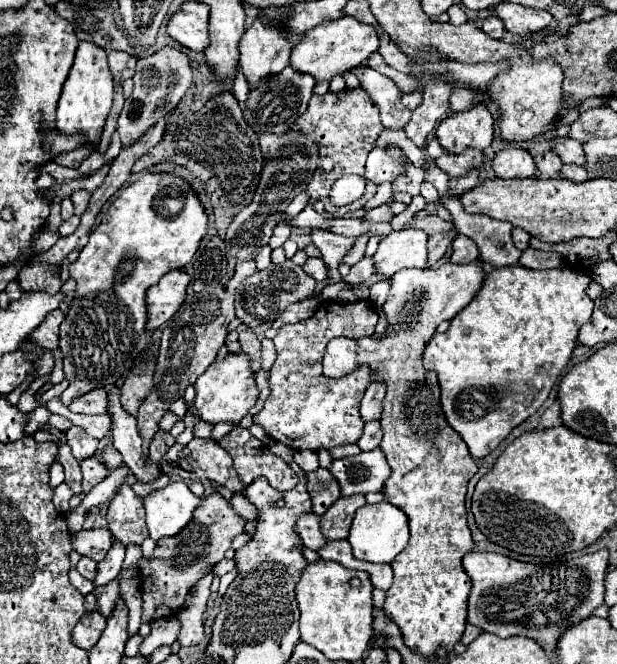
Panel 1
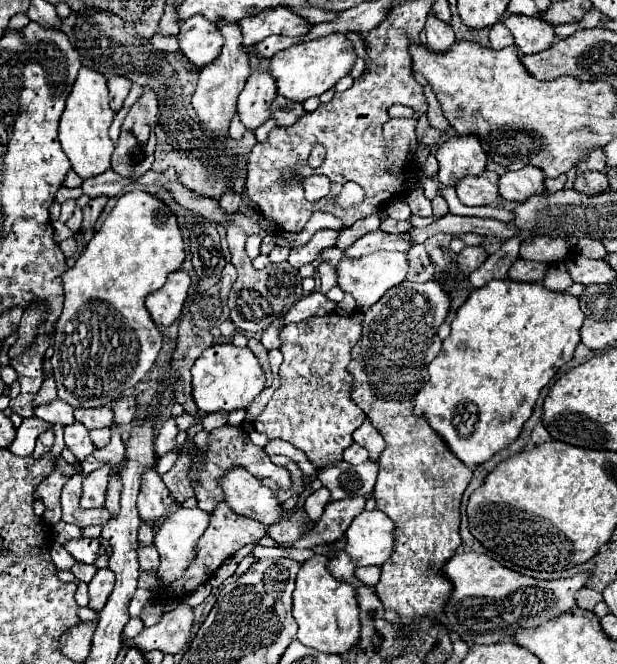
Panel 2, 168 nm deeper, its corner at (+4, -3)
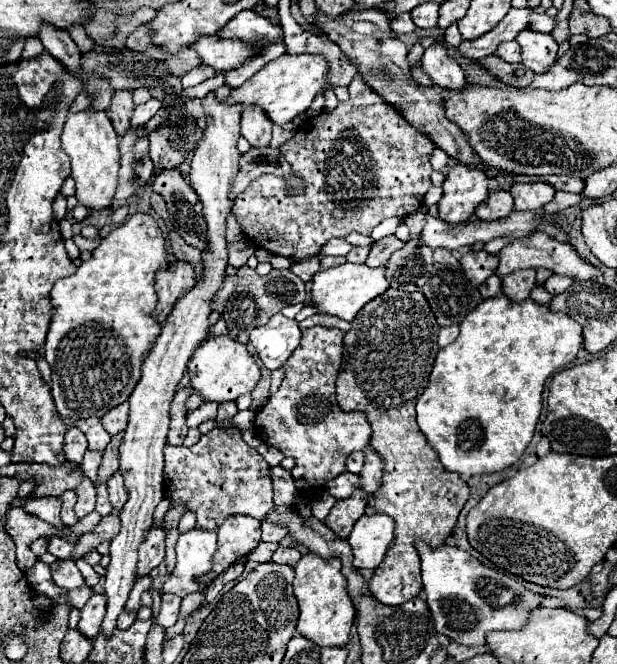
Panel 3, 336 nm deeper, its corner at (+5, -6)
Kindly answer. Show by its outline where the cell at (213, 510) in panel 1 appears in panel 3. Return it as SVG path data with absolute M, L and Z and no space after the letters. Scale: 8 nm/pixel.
M228 516L218 528L218 550L212 558L212 568L200 582L212 582L238 558L246 556L260 542L260 520L252 516Z

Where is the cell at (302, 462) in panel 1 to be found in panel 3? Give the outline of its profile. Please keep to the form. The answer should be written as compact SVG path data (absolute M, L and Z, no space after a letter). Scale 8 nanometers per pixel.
M262 522L262 542L282 542L288 536L288 530L272 522Z

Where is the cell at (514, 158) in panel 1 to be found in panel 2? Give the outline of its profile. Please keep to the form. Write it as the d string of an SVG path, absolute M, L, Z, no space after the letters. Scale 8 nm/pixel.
M523 167L519 171L507 171L499 179L499 193L507 201L521 203L533 195L545 191L545 173L537 167Z

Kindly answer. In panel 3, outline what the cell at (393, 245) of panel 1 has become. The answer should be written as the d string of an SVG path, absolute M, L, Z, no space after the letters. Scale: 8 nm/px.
M350 262L316 272L312 278L312 300L322 314L332 314L350 322L370 300L374 300L376 296L384 294L390 288L390 282L384 272L386 266L368 268L366 264L350 264Z

